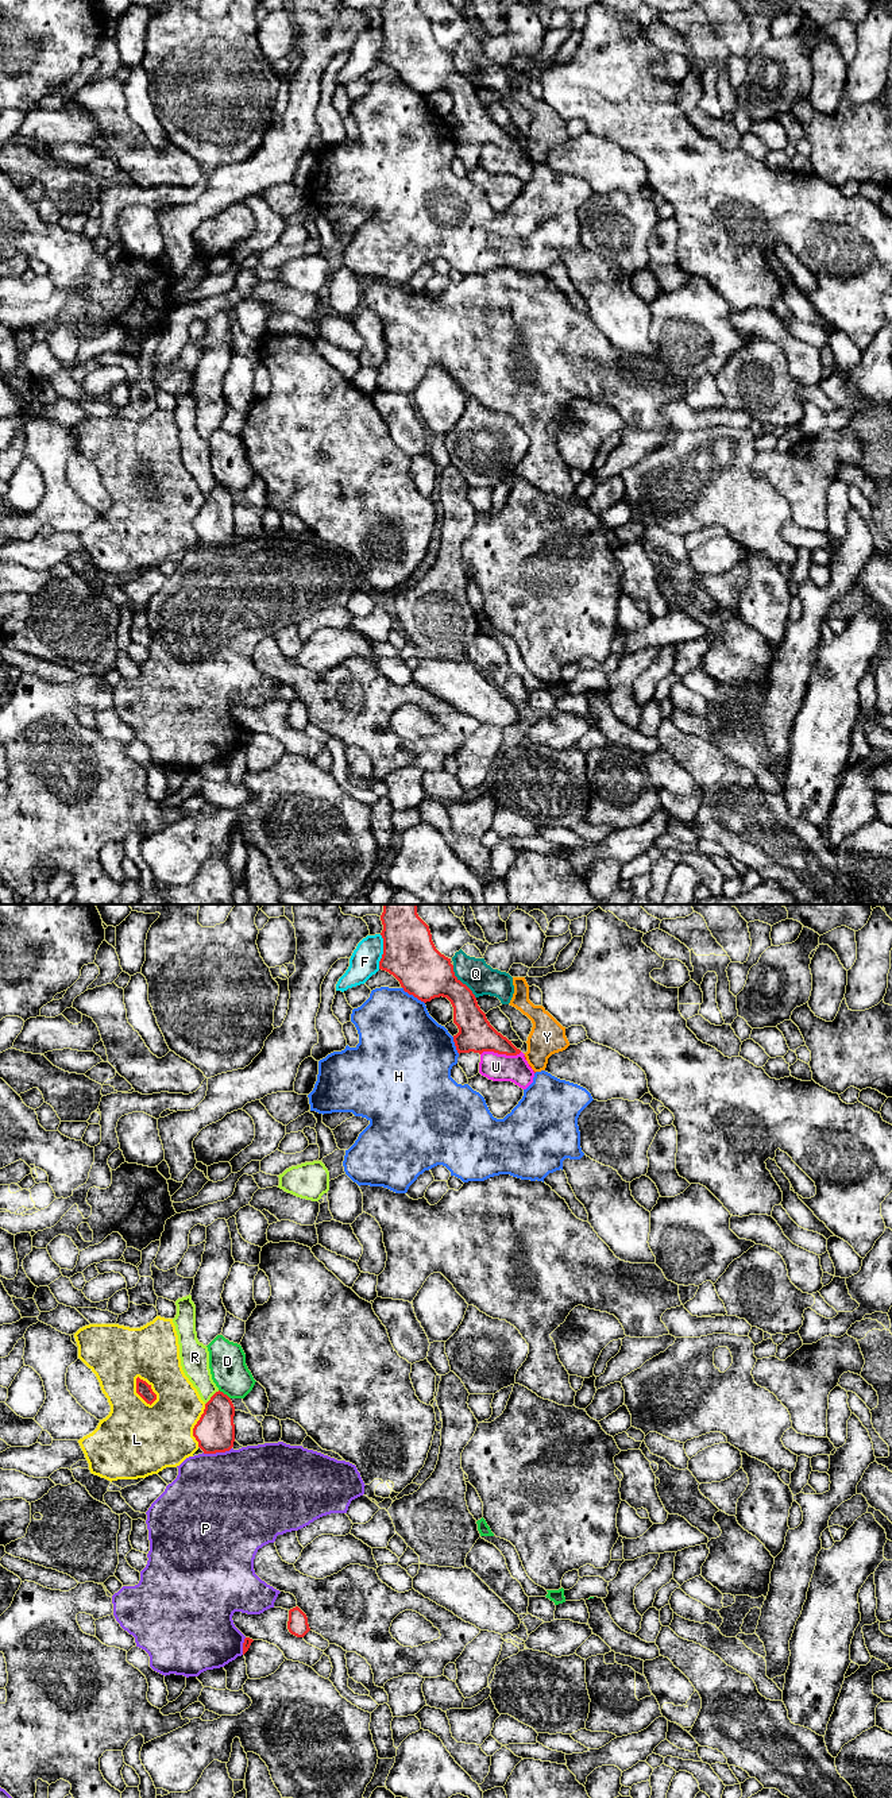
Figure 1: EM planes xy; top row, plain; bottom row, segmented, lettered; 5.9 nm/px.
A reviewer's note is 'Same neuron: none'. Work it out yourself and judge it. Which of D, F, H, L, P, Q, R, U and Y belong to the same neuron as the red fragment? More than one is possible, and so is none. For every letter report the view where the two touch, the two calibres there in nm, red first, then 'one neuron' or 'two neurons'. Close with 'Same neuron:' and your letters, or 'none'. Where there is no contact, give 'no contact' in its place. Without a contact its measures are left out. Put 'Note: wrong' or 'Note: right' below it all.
D: contact in xy; calibres 240 and 220 nm; two neurons
F: contact in xy; calibres 320 and 180 nm; two neurons
H: contact in xy; calibres 320 and 440 nm; two neurons
L: contact in xy; calibres 90 and 380 nm; two neurons
P: contact in xy; calibres 240 and 480 nm; two neurons
Q: contact in xy; calibres 300 and 180 nm; two neurons
R: contact in xy; calibres 240 and 180 nm; two neurons
U: contact in xy; calibres 220 and 160 nm; two neurons
Y: contact in xy; calibres 20 and 200 nm; two neurons
Same neuron: none
Note: right

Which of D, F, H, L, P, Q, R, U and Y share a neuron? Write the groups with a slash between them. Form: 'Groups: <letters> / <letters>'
Groups: D / F / H / L / P / Q Y / R / U

